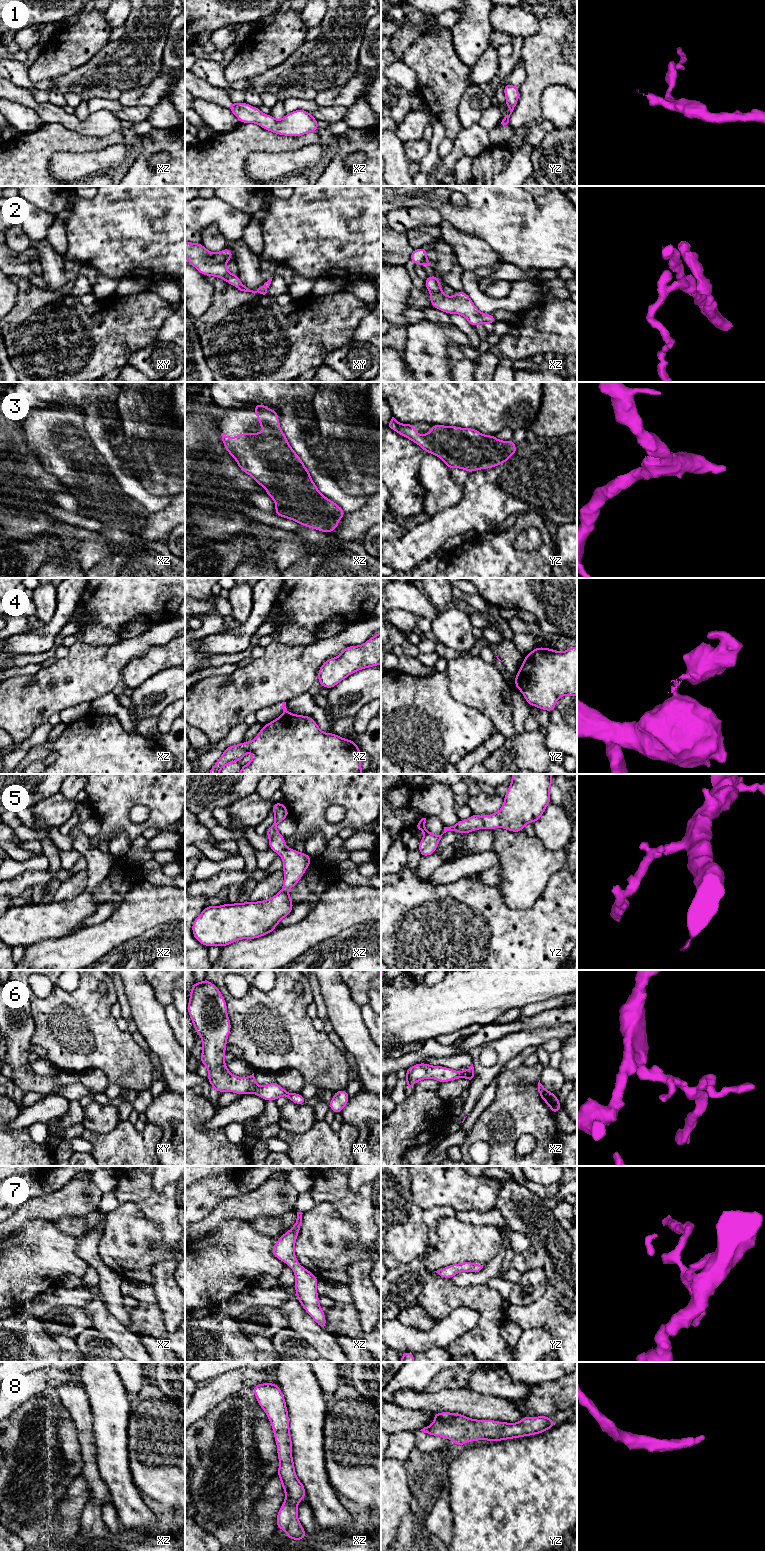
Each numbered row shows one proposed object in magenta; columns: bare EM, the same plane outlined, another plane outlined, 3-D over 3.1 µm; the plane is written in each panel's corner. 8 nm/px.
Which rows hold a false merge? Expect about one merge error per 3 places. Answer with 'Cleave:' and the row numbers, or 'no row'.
Cleave: 4

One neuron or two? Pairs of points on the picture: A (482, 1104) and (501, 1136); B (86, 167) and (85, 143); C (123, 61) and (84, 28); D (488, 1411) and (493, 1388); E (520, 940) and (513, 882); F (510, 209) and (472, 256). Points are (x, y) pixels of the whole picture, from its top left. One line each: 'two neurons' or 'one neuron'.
A: two neurons
B: two neurons
C: two neurons
D: two neurons
E: two neurons
F: two neurons

